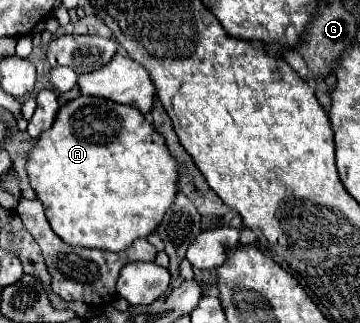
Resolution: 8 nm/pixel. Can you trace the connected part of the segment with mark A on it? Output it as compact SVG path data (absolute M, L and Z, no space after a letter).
M79 96L59 108L51 130L43 132L35 142L27 160L27 174L31 188L45 206L45 216L53 232L65 244L123 252L137 238L147 238L155 232L163 214L175 202L179 164L171 156L165 138L135 106L115 104L97 96Z

